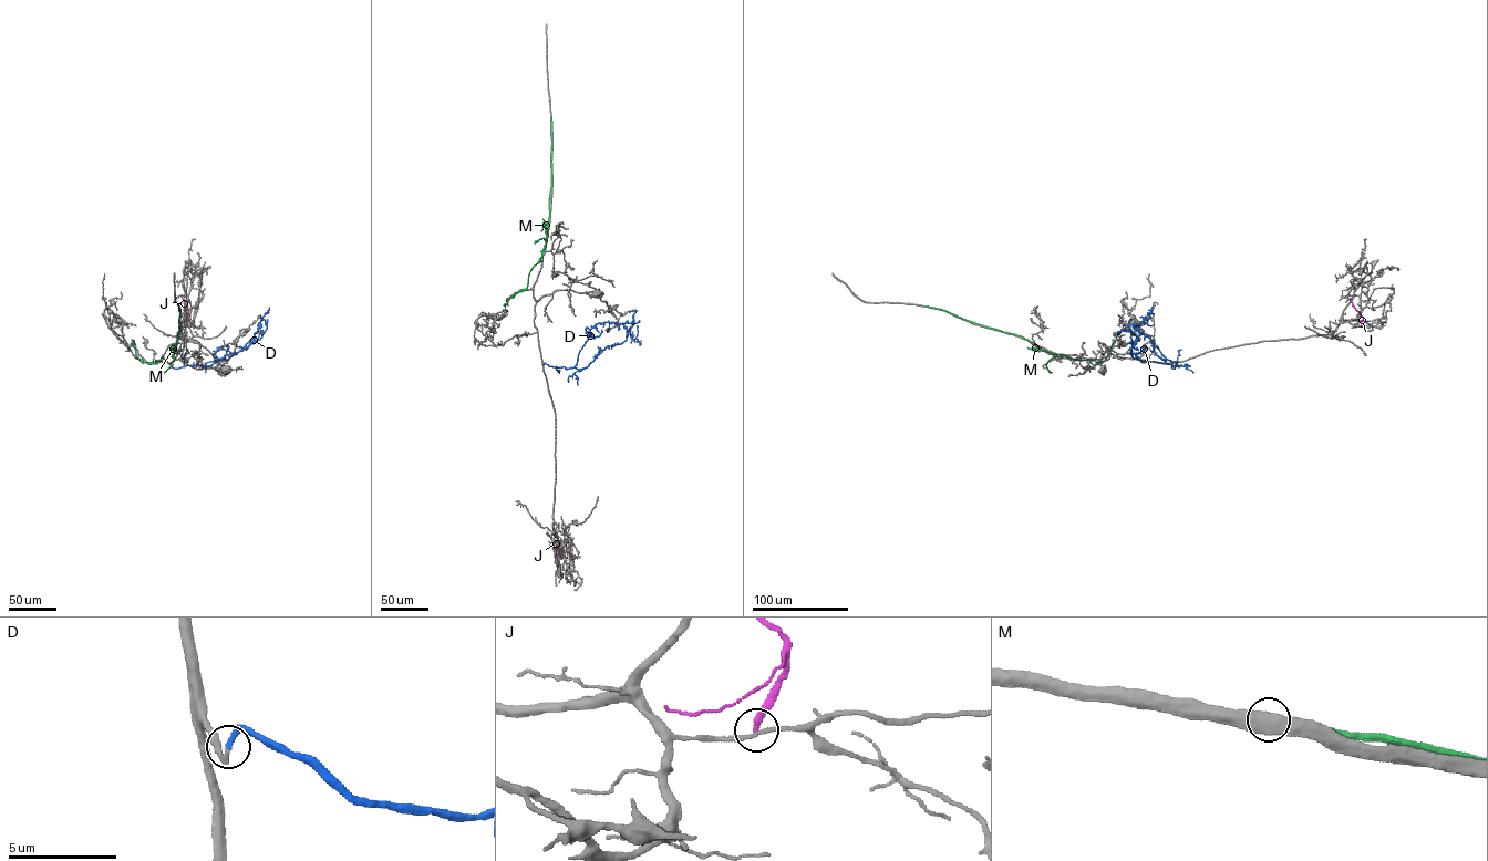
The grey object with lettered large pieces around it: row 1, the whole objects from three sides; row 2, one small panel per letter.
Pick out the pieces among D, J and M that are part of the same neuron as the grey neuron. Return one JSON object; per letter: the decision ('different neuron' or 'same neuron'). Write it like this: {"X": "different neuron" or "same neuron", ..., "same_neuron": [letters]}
{"D": "same neuron", "J": "different neuron", "M": "different neuron", "same_neuron": ["D"]}

